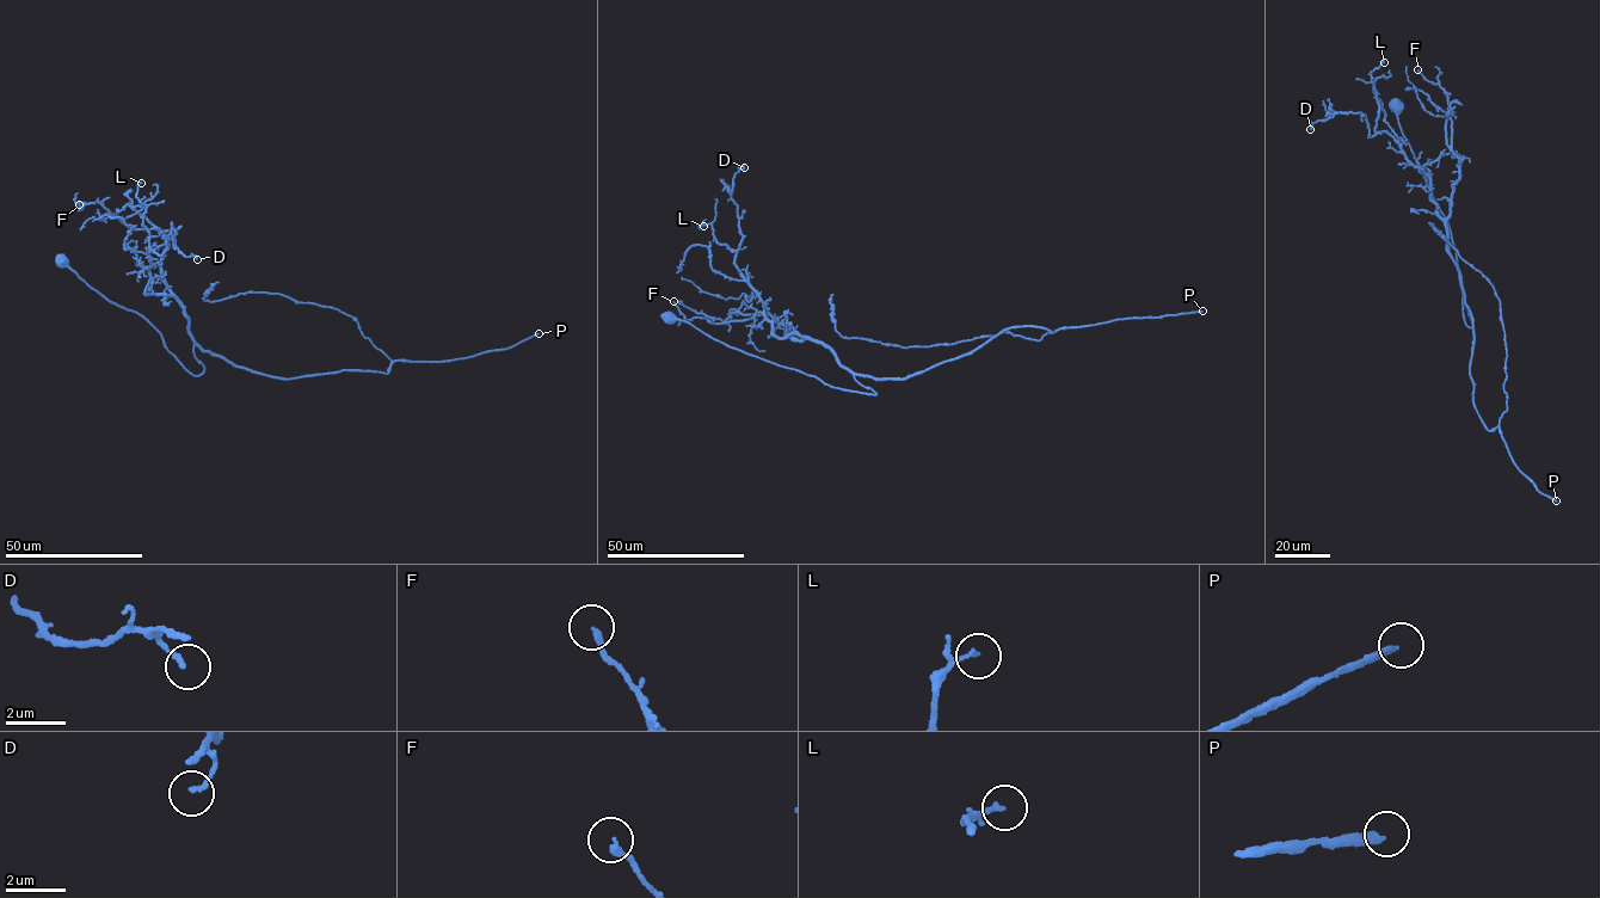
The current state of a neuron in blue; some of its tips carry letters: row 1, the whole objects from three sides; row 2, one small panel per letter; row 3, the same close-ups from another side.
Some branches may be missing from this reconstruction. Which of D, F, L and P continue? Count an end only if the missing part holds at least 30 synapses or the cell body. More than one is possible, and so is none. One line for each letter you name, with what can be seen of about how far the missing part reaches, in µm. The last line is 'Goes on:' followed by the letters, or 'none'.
P: missing 250 µm
Goes on: P

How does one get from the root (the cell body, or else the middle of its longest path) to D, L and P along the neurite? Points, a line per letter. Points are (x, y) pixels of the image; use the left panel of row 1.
D: (61, 260), (196, 375), (182, 303), (146, 293), (147, 248), (161, 254), (173, 228), (197, 259)
L: (61, 260), (202, 374), (182, 303), (146, 293), (153, 265), (141, 183)
P: (61, 260), (146, 320), (196, 375), (195, 344), (284, 379), (387, 373), (395, 361), (472, 356), (539, 333)

